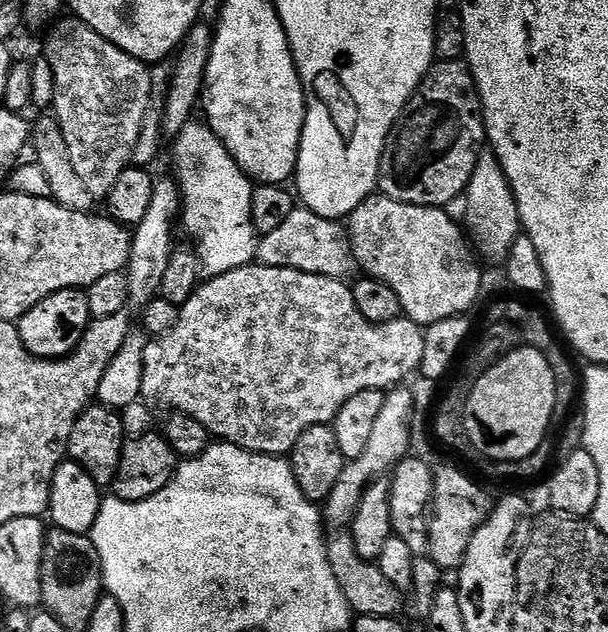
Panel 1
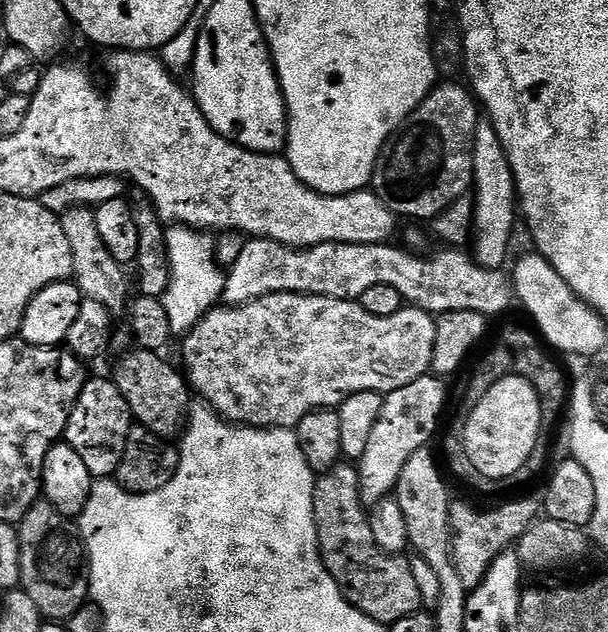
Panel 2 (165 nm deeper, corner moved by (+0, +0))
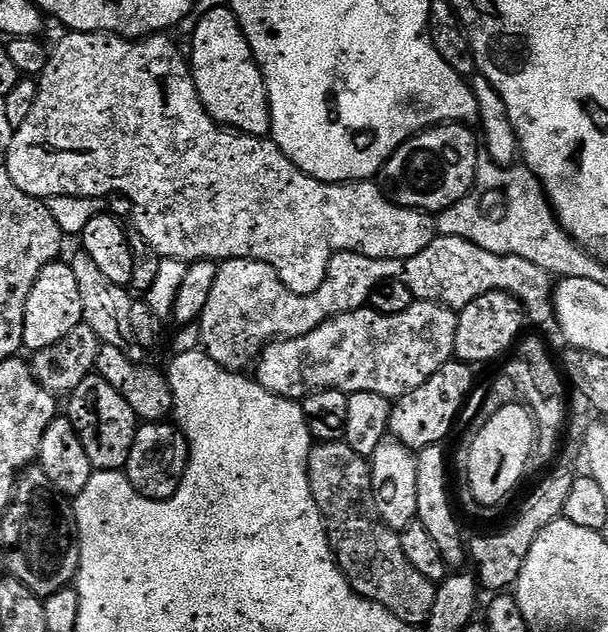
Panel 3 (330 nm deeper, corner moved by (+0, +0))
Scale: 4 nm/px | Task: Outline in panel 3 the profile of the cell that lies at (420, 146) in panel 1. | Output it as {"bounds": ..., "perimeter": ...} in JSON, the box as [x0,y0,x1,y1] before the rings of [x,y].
{"bounds":[382,122,482,214],"perimeter":[[[464,122],[433,124],[432,127],[410,137],[406,143],[399,144],[396,152],[384,163],[382,169],[382,184],[387,195],[404,208],[418,208],[429,214],[439,214],[445,208],[459,202],[472,188],[476,180],[476,167],[482,159],[482,148],[478,143],[477,133],[472,133],[468,128],[471,127]]]}

